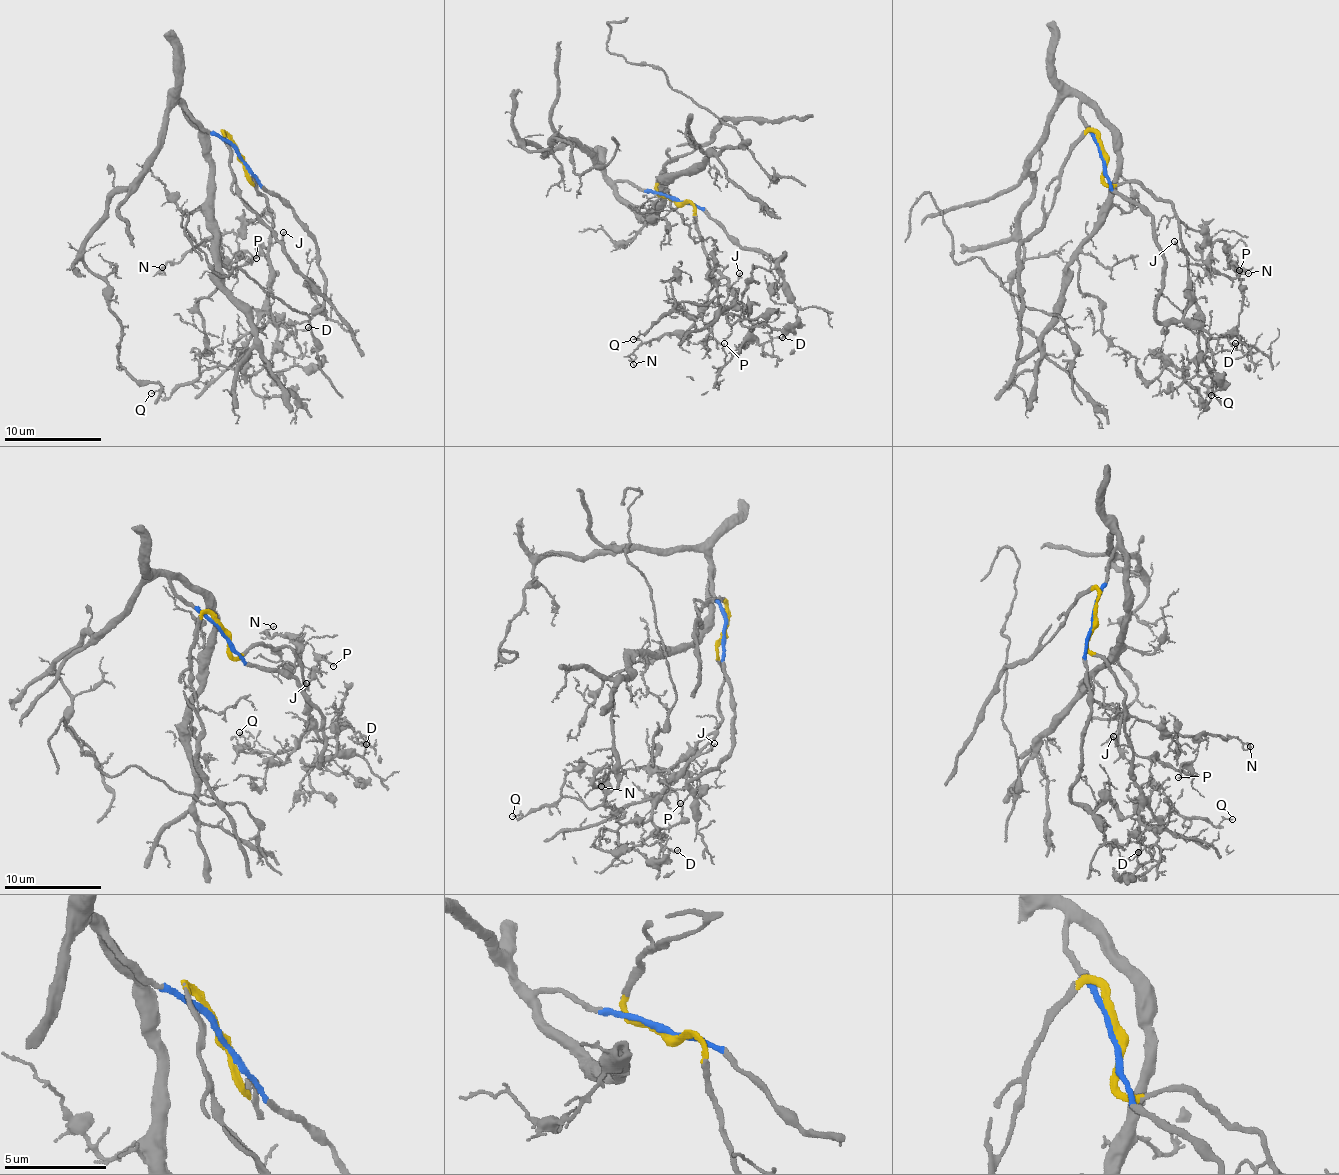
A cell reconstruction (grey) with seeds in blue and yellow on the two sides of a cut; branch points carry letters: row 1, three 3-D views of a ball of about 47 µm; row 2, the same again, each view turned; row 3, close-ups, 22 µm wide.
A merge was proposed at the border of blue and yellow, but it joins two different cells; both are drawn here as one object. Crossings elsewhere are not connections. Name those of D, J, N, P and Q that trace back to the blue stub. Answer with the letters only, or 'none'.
none

